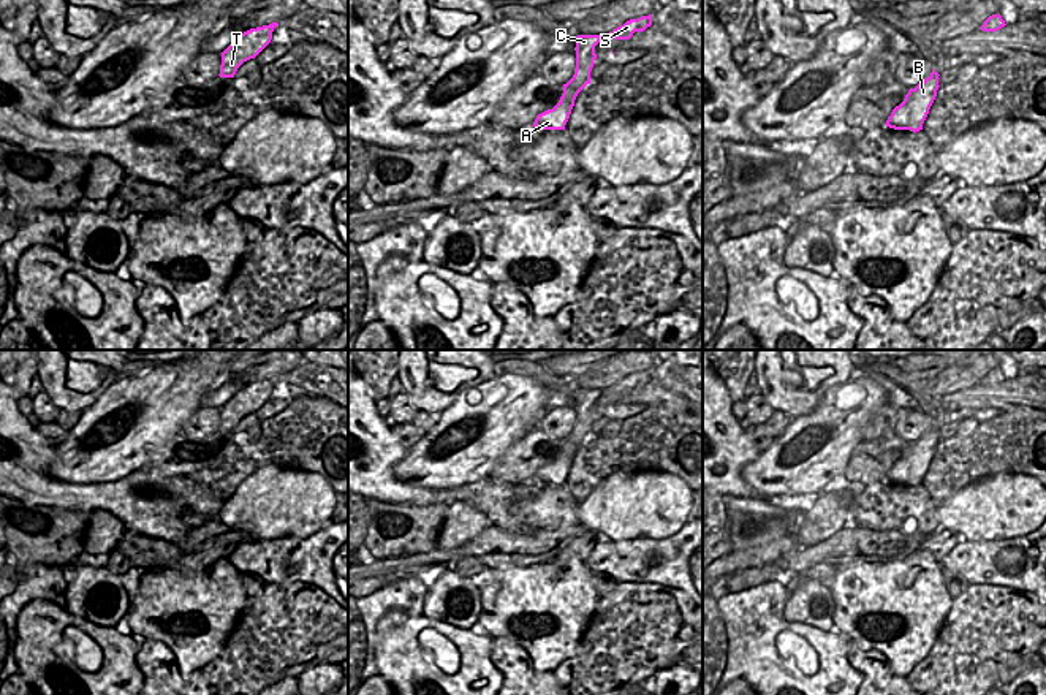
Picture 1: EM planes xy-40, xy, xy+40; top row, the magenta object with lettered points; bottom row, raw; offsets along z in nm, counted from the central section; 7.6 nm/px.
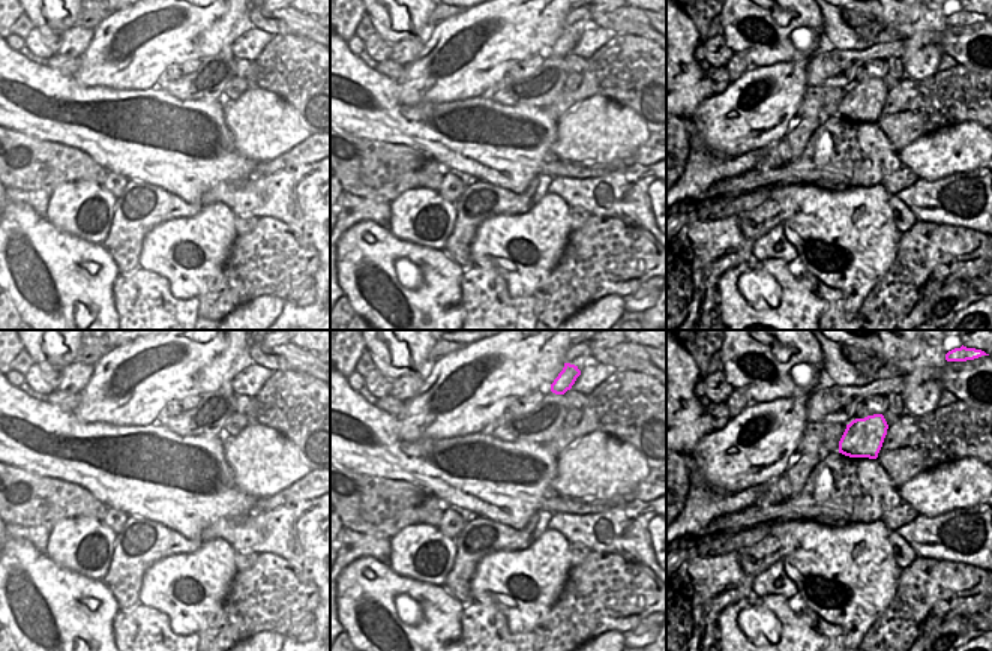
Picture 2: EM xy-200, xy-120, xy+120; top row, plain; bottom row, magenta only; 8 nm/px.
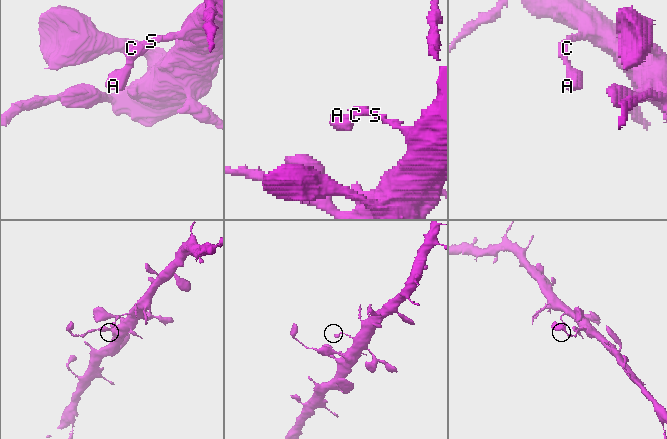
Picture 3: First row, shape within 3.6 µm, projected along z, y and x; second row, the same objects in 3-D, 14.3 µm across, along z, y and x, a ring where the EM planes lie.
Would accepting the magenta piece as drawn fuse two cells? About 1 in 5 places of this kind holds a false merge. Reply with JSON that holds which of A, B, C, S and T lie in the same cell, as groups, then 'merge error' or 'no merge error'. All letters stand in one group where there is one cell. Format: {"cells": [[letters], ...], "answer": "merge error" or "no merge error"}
{"cells": [["A", "B", "C", "S", "T"]], "answer": "no merge error"}

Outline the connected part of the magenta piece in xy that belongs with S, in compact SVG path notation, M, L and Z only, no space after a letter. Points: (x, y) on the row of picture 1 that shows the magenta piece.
M652 14L630 19L623 25L604 35L578 35L576 36L576 68L573 78L563 84L563 93L559 103L536 116L532 127L540 130L565 130L578 93L590 84L590 71L597 59L595 46L601 40L630 40L635 32L644 32L652 25Z

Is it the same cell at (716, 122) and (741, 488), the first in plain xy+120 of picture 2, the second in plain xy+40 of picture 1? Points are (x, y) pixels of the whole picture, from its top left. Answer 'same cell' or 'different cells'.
different cells

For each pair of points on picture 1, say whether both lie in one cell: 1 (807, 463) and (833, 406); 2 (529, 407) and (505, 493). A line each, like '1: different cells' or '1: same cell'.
1: same cell
2: different cells

